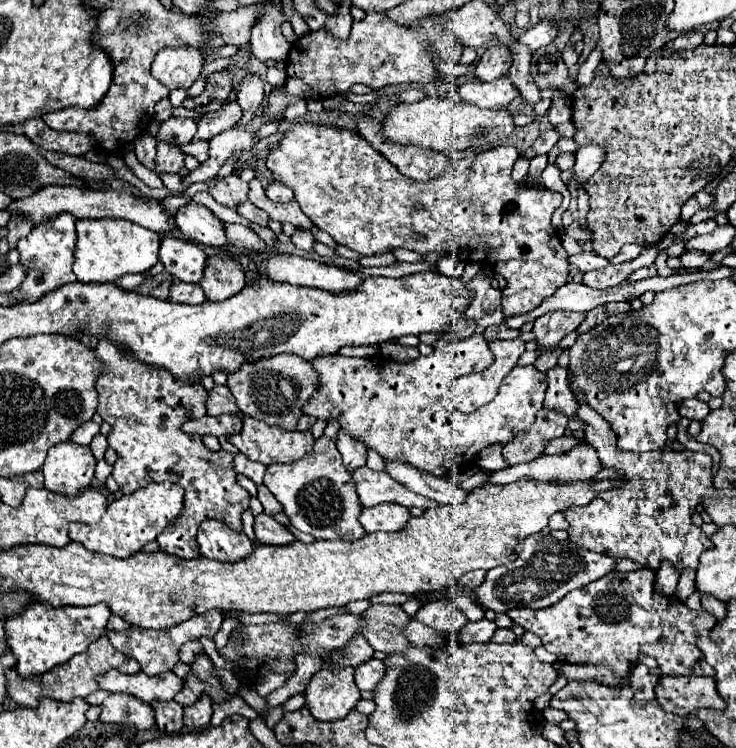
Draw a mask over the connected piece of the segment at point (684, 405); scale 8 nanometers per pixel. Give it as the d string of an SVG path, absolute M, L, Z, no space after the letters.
M688 398L688 400L684 400L684 402L678 404L678 414L682 418L688 418L688 420L698 420L700 422L700 420L706 418L708 412L710 412L708 404L700 402L698 398Z

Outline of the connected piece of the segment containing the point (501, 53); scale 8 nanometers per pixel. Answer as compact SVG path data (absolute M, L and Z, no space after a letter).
M506 46L488 48L480 62L476 64L476 78L482 82L492 82L510 70L510 50Z

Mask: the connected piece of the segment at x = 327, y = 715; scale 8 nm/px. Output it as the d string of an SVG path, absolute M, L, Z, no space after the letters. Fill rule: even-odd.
M322 668L320 672L316 672L310 680L310 684L306 686L306 706L308 710L318 718L318 720L340 720L344 718L360 700L360 690L354 684L354 668Z

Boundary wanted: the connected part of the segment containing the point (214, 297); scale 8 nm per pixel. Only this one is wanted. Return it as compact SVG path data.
M224 254L208 256L200 286L204 288L208 300L212 302L226 300L246 286L244 268L236 258Z

